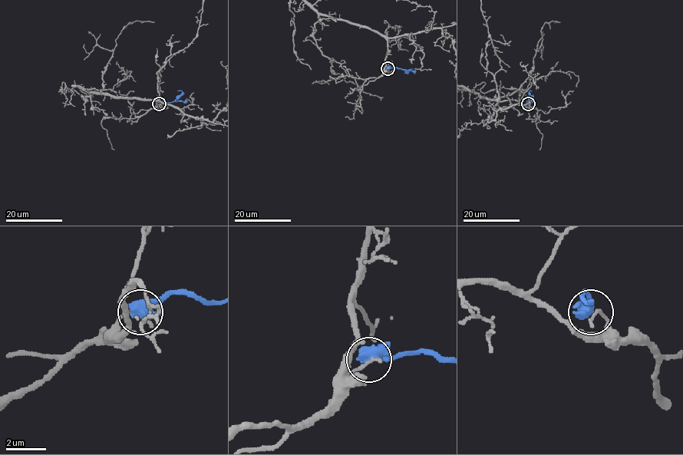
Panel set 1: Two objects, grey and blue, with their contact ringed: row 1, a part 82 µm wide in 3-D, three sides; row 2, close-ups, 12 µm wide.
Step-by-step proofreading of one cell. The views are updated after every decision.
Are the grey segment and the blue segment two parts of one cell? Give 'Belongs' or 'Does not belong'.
Does not belong

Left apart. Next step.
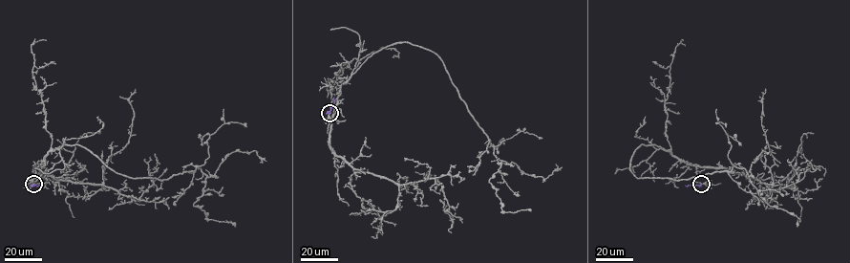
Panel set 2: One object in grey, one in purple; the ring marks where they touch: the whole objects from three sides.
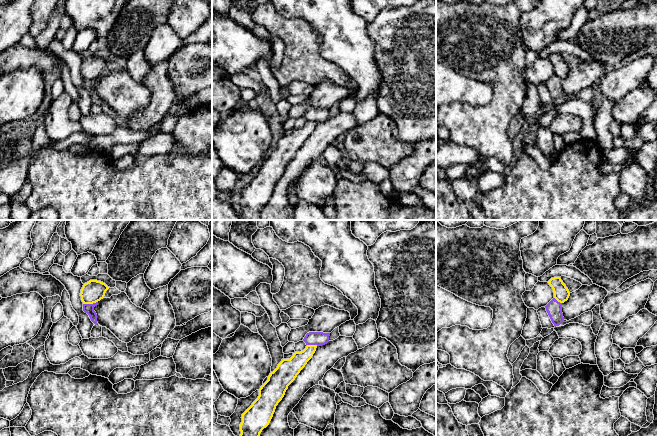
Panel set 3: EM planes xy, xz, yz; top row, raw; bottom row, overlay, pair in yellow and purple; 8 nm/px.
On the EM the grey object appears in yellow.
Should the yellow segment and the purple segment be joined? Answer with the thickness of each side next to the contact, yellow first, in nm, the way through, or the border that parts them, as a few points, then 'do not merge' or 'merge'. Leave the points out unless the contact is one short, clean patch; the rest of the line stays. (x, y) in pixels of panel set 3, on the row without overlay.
calibres 180 and 80 nm; border xy (97, 77), (91, 80), (83, 80); do not merge

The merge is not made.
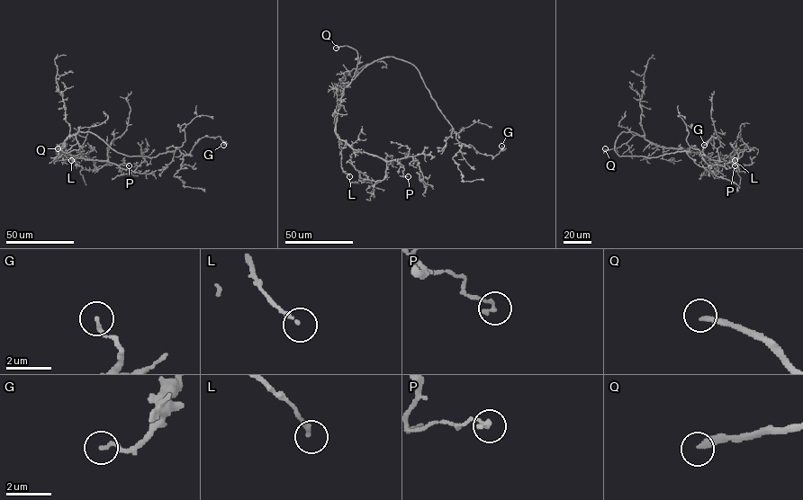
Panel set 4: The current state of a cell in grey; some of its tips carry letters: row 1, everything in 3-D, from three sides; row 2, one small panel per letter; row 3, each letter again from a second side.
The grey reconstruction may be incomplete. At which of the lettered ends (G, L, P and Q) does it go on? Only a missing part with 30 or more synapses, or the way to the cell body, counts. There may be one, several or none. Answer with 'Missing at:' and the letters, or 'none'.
Missing at: Q

